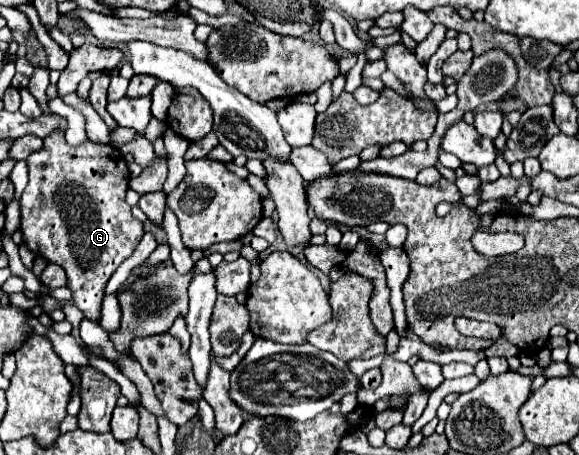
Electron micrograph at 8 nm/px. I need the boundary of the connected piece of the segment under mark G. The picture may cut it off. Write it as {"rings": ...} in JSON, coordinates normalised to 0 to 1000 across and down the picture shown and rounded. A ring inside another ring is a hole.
{"rings":[[[90,288],[76,301],[76,319],[69,332],[59,332],[45,349],[48,367],[48,407],[38,424],[38,495],[35,508],[41,516],[41,534],[62,560],[83,569],[86,578],[104,582],[114,596],[114,631],[124,640],[124,662],[145,692],[169,710],[173,666],[180,653],[180,631],[200,587],[228,560],[238,543],[249,503],[245,490],[228,477],[225,451],[214,442],[225,376],[218,354],[207,345],[206,330],[188,316],[147,310],[135,323],[124,323],[111,305],[111,288]]]}

